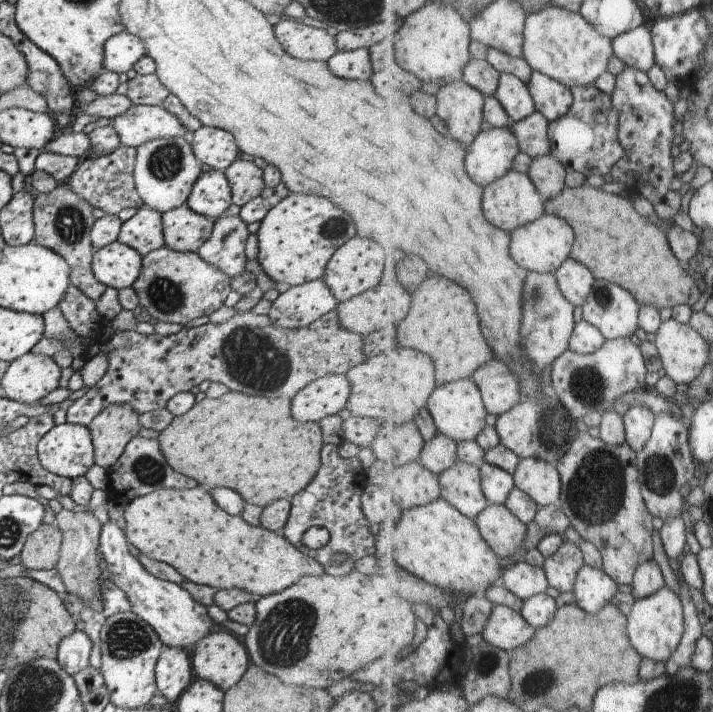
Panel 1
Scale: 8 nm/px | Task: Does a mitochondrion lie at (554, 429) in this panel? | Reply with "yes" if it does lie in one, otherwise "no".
yes

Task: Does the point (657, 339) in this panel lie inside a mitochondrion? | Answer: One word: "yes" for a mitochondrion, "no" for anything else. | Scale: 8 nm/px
no

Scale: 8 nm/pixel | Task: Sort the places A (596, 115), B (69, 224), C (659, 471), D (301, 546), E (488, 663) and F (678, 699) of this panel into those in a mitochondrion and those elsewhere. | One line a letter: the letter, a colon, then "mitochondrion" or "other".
A: mitochondrion
B: mitochondrion
C: mitochondrion
D: other
E: mitochondrion
F: mitochondrion

